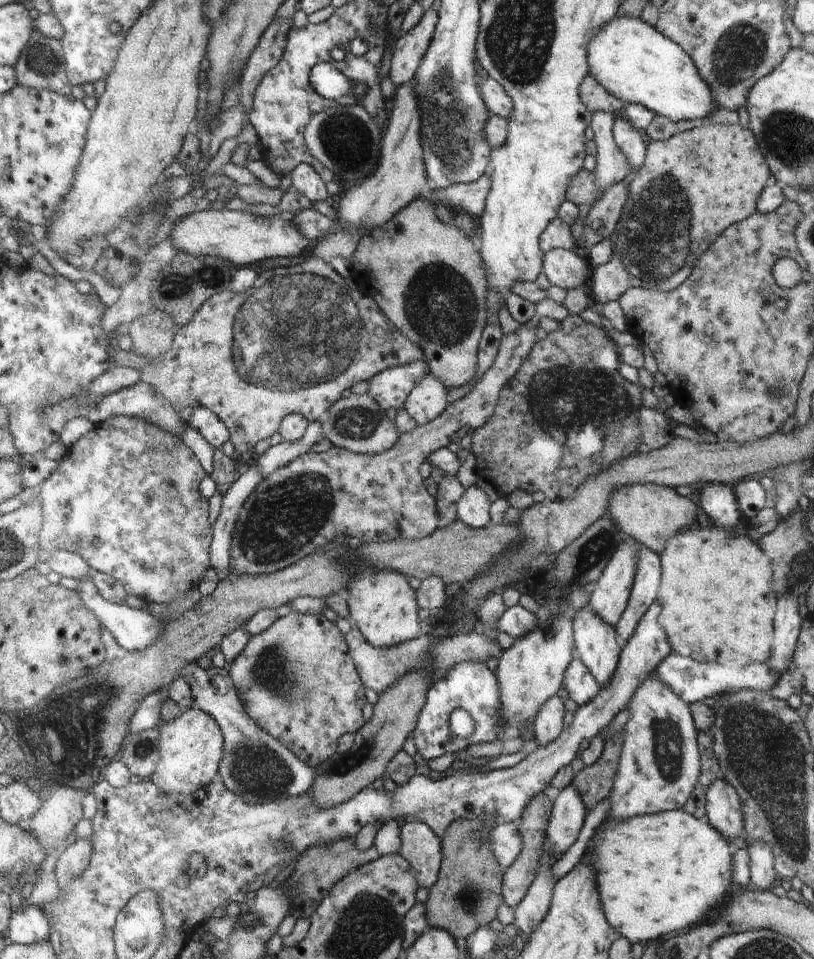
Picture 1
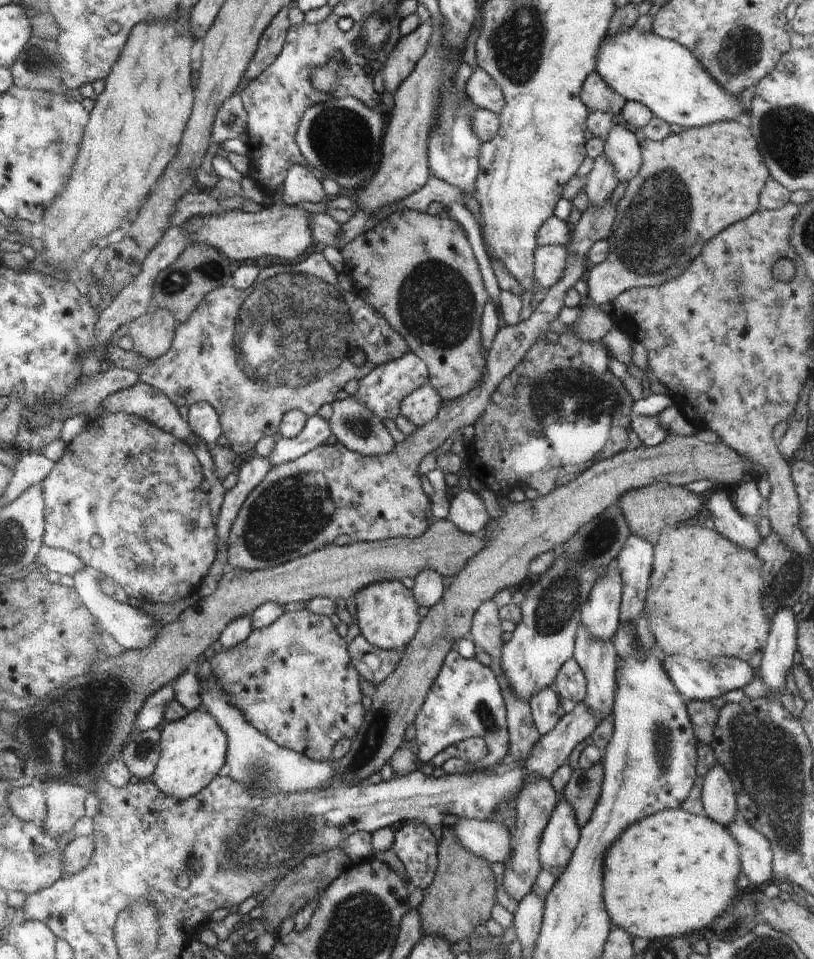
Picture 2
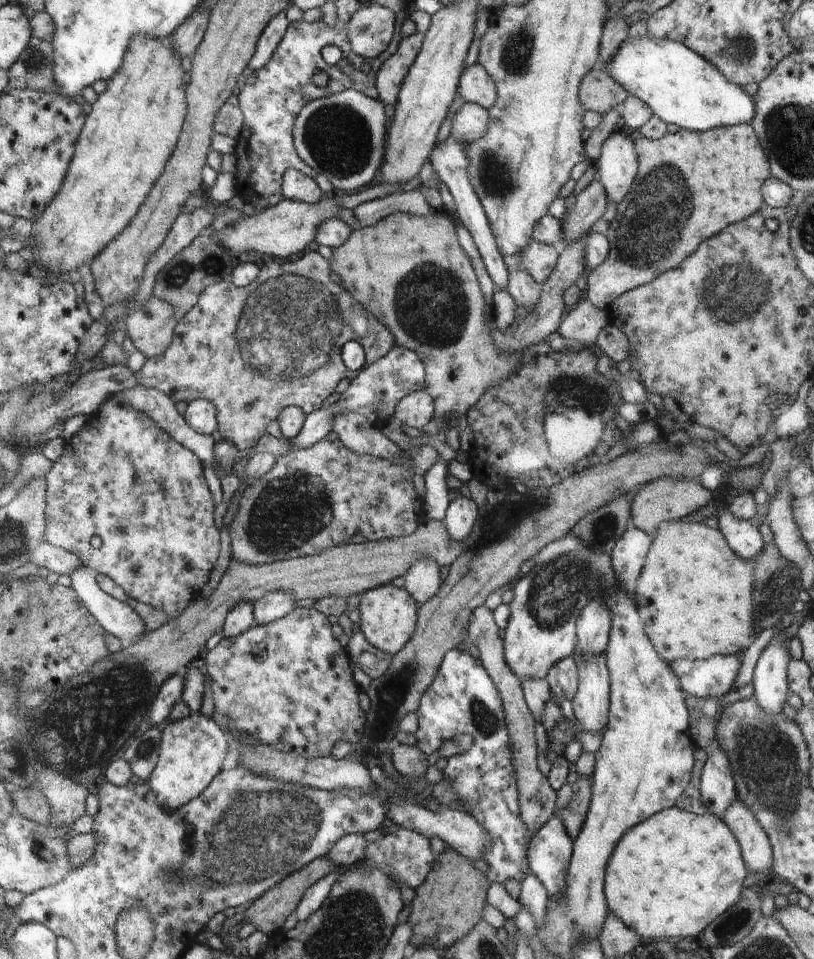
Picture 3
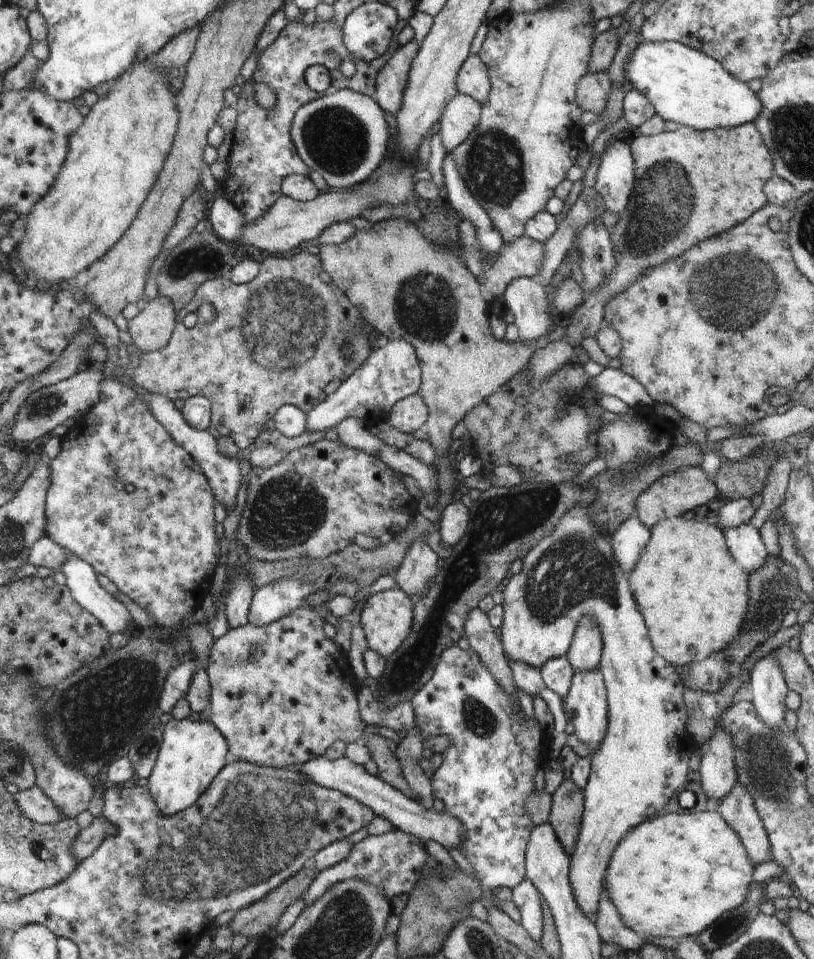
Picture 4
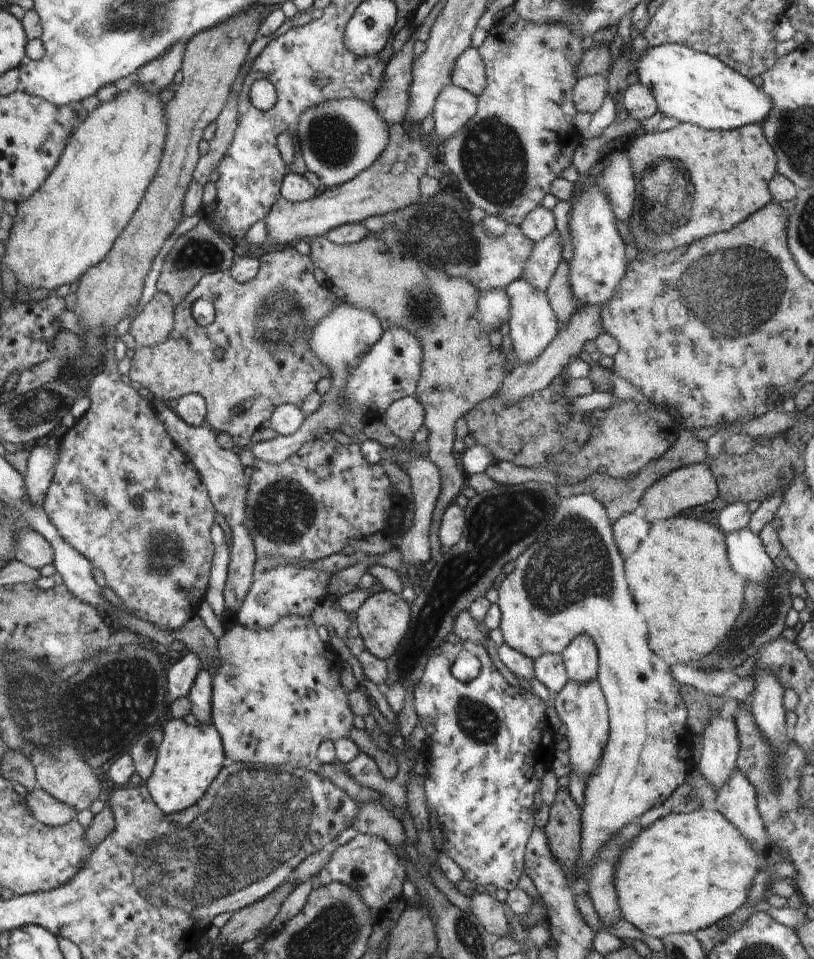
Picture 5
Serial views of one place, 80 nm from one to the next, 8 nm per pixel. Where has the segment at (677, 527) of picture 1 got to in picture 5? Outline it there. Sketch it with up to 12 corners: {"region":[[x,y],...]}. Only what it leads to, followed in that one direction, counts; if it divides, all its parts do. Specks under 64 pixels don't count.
{"region":[[708,463],[651,484],[640,504],[656,519],[687,514],[719,496]]}

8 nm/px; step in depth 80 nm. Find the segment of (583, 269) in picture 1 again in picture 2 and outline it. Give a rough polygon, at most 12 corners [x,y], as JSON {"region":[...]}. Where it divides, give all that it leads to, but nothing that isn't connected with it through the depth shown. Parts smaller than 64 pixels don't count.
{"region":[[538,247],[535,280],[542,289],[563,279],[569,250]]}

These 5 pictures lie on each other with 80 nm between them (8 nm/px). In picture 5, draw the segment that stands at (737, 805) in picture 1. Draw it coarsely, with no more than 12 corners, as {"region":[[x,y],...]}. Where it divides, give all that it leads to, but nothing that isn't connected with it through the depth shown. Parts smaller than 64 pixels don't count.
{"region":[[710,716],[698,770],[718,792],[737,770],[733,718]]}

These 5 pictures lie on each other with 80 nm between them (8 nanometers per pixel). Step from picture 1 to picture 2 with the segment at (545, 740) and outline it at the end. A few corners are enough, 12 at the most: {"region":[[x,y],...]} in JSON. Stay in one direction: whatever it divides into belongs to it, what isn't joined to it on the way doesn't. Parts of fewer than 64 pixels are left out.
{"region":[[548,687],[528,702],[540,736],[561,719],[559,697]]}

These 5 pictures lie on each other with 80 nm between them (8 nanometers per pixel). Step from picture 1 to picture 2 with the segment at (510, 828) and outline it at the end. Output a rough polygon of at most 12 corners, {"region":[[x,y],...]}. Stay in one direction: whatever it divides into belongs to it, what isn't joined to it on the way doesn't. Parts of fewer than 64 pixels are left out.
{"region":[[460,819],[455,831],[470,852],[506,864],[512,831],[496,821]]}

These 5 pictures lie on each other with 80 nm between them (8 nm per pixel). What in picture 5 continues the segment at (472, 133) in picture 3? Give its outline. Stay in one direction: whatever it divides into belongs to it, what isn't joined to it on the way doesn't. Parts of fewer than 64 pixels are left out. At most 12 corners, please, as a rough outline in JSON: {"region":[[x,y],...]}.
{"region":[[450,83],[432,116],[440,148],[472,118],[477,98]]}

